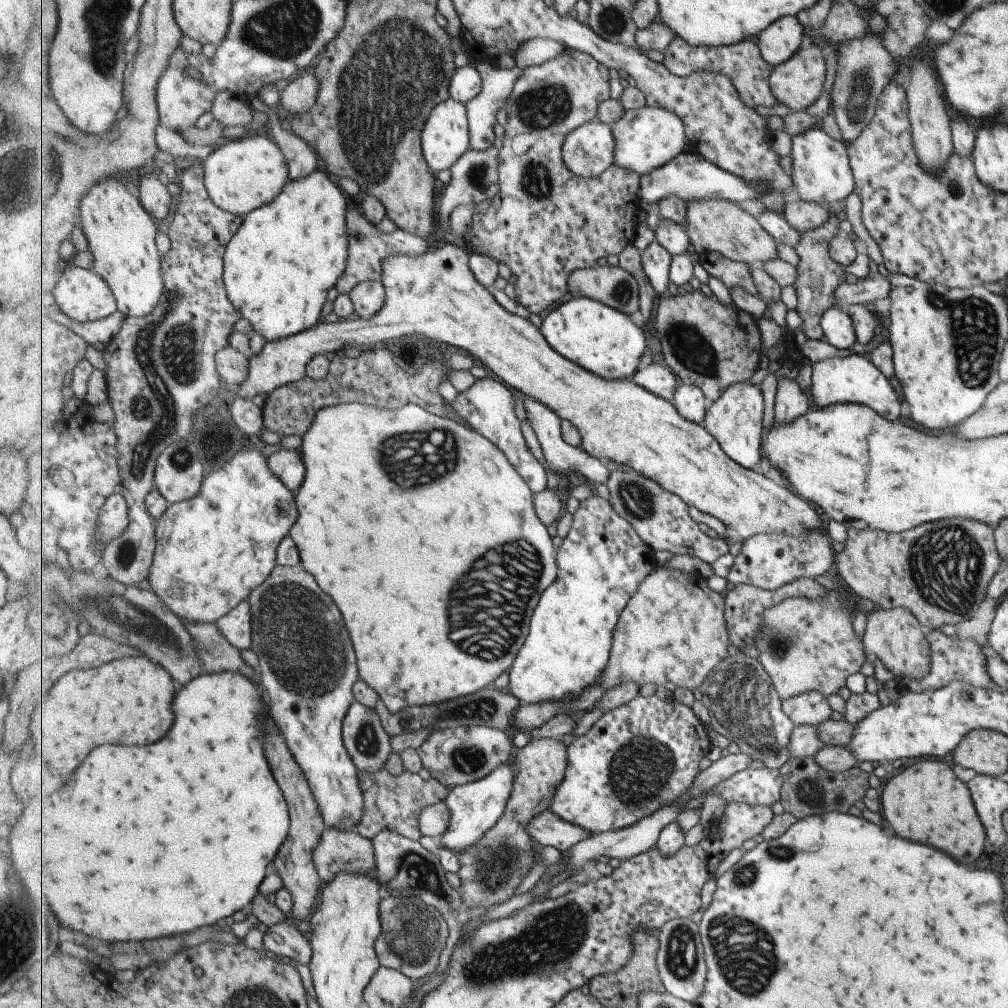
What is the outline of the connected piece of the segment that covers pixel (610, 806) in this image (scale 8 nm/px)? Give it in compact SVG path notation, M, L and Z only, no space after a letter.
M639 695L627 706L604 713L584 736L575 738L568 746L567 774L550 810L567 822L595 834L634 825L663 806L681 800L683 794L691 791L695 778L701 774L701 762L711 752L714 741L709 734L705 734L703 723L700 723L699 730L699 726L689 724L675 708L677 704L674 700L665 702L659 696Z

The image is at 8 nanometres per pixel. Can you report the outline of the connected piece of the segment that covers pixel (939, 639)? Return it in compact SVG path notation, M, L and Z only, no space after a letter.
M930 629L925 633L925 638L929 644L929 662L931 662L931 670L927 671L927 676L923 676L921 680L912 681L911 678L900 678L898 684L900 691L913 691L920 693L921 691L932 691L943 688L946 684L953 681L967 682L968 685L983 688L983 690L999 690L995 684L991 682L986 671L986 657L981 652L981 646L973 640L961 640L961 638L951 638L939 631L939 629Z

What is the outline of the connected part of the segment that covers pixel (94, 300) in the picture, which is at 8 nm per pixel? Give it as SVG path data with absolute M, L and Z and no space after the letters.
M75 264L64 266L51 304L56 304L69 318L81 323L109 318L119 310L115 292L111 290L110 284L96 271L84 269Z

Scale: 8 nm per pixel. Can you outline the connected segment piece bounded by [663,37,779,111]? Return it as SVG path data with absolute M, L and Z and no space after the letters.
M677 37L663 55L665 66L677 76L687 76L697 71L725 74L735 83L735 88L744 104L751 108L761 111L763 107L771 107L779 103L769 84L774 67L762 56L759 45L751 40L725 46L693 46L685 38Z

